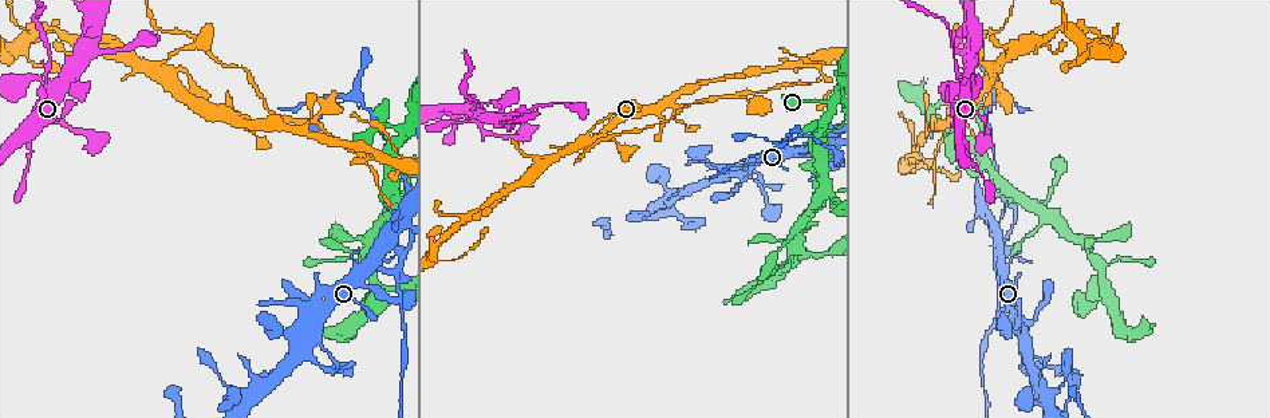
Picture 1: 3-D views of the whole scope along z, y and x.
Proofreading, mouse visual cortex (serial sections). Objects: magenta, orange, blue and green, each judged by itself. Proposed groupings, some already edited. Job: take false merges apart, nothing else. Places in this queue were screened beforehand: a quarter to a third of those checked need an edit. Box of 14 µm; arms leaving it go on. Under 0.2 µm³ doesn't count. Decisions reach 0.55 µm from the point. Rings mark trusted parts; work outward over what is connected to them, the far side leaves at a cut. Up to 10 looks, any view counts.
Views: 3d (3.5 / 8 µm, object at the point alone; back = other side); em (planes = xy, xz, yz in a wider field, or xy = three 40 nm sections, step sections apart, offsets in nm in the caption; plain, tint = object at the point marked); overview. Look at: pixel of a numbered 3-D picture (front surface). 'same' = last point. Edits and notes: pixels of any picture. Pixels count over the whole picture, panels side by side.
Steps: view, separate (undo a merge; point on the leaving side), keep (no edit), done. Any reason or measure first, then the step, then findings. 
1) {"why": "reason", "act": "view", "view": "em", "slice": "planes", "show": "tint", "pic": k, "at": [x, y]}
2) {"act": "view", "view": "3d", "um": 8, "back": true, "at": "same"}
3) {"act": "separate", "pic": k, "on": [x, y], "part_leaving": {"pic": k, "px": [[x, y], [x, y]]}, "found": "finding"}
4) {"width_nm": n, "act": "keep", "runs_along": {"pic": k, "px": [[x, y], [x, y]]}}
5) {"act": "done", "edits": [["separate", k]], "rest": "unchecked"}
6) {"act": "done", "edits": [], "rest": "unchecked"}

{"why": "arms part here", "act": "view", "view": "3d", "um": 3.5, "pic": 1, "at": [392, 238]}

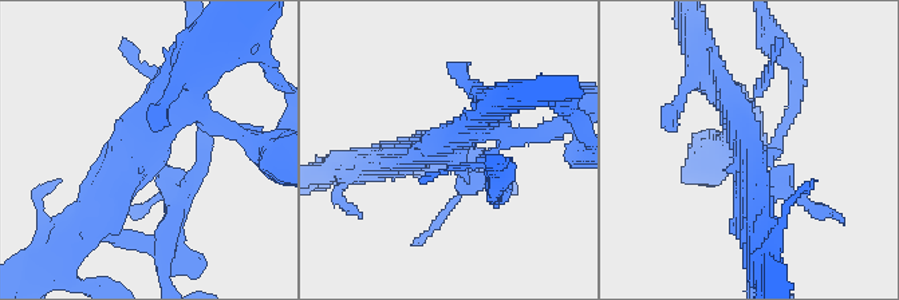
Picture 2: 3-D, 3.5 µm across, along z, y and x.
{"act": "view", "view": "em", "slice": "xy", "step": 2, "show": "tint", "pic": 2, "at": [151, 153]}

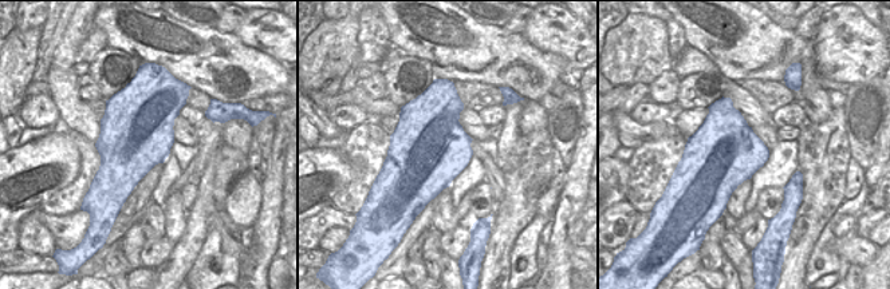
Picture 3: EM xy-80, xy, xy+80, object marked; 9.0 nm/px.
{"act": "separate", "pic": 2, "on": [781, 130], "found": "a second cell is stuck on"}

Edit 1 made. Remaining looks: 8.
{"why": "see it whole again", "act": "view", "view": "overview"}

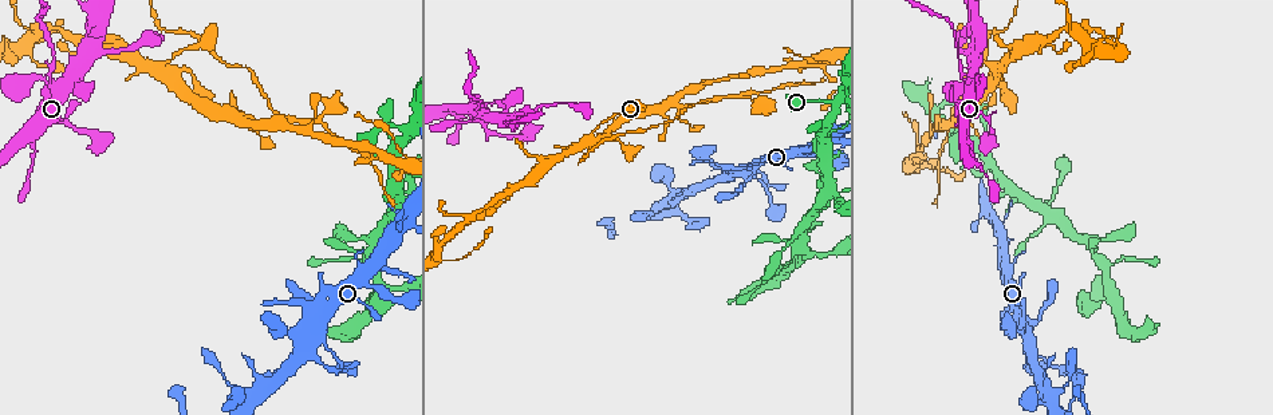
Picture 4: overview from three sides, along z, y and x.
{"act": "view", "view": "3d", "um": 3.5, "back": true, "pic": 4, "at": [828, 103]}

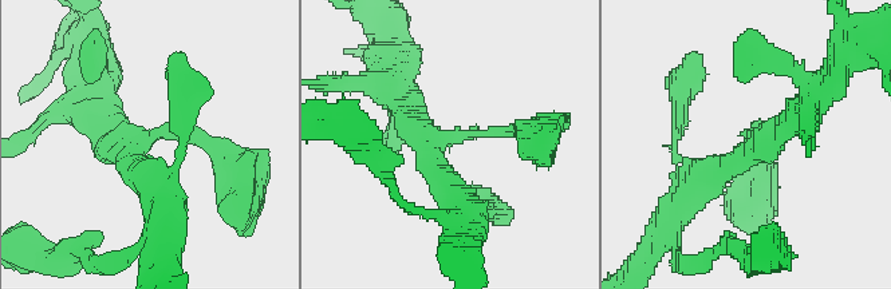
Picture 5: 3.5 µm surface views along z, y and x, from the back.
{"act": "view", "view": "em", "slice": "xy", "step": 2, "show": "tint", "pic": 5, "at": [753, 141]}

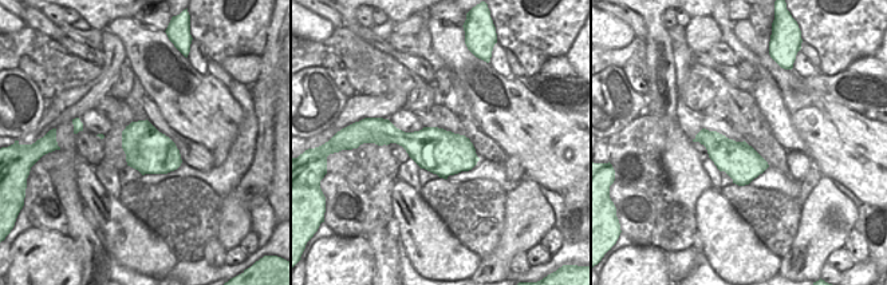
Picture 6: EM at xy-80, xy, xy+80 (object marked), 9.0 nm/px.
{"width_nm": 400, "act": "keep", "runs_along": {"pic": 5, "px": [[520, 131], [430, 145], [454, 197]]}, "found": "all the same cell"}

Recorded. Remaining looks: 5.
{"why": "thin neck", "act": "view", "view": "3d", "um": 3.5, "pic": 4, "at": [372, 252]}

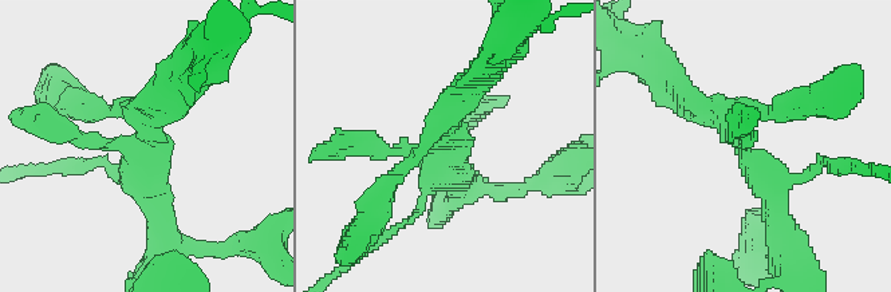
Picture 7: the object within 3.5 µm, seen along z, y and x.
{"why": "now the EM", "act": "view", "view": "em", "slice": "xy", "step": 5, "show": "tint", "pic": 7, "at": [154, 152]}

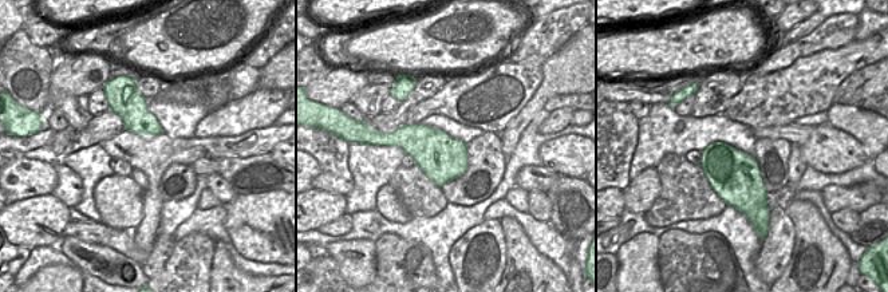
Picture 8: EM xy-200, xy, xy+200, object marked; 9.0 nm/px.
{"act": "keep", "runs_along": {"pic": 7, "px": [[685, 93], [746, 150], [784, 229]]}, "found": "one cell here"}

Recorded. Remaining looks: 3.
{"why": "calibre changes", "act": "view", "view": "em", "slice": "xy", "step": 5, "show": "tint", "pic": 4, "at": [963, 74]}

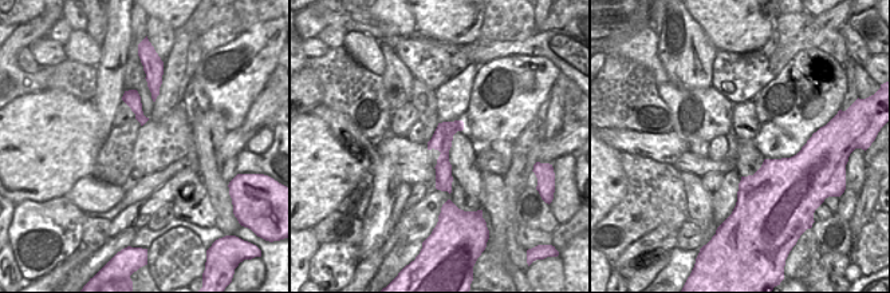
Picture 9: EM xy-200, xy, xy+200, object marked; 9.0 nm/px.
{"act": "view", "view": "3d", "um": 3.5, "at": "same"}

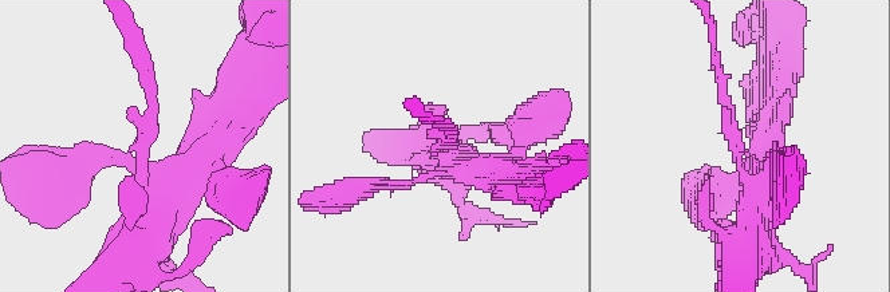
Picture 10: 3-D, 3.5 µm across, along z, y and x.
{"arm_widths_nm": [150, 450], "act": "separate", "pic": 10, "on": [145, 131], "found": "a second cell is stuck on"}

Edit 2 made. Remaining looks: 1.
{"act": "done", "edits": [["separate", 2], ["separate", 10]], "rest": "unchecked"}

